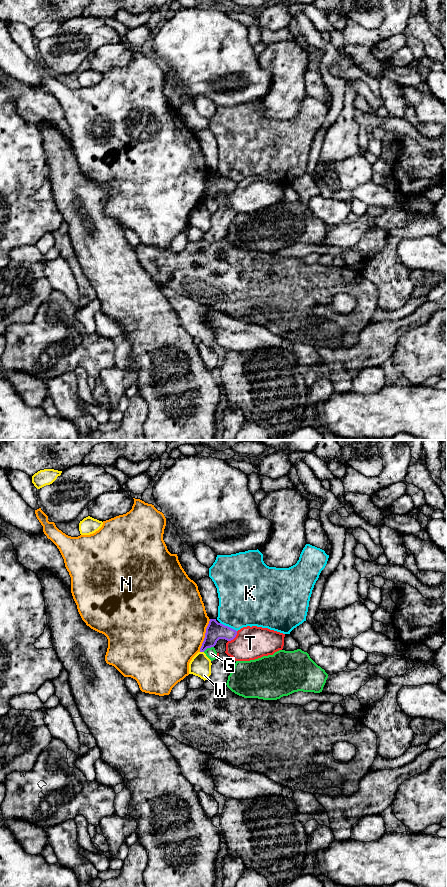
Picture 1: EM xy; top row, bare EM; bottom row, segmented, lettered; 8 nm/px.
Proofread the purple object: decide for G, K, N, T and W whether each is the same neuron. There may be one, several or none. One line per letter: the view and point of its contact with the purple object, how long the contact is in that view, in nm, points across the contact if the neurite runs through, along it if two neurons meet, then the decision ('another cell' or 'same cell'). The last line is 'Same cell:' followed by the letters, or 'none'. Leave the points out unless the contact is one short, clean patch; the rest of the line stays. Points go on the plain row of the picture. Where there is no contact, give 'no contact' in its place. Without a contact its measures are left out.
G: xy (208, 199) | 100 nm | along xy (213, 198), (207, 199), (203, 203) | another cell
K: xy (227, 178) | 150 nm | along xy (220, 174), (236, 183) | another cell
N: xy (205, 187) | 280 nm | another cell
T: xy (234, 189) | 120 nm | another cell
W: xy (202, 203) | 30 nm | another cell
Same cell: none

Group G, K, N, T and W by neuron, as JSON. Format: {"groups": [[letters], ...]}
{"groups": [["G"], ["K"], ["N"], ["T"], ["W"]]}

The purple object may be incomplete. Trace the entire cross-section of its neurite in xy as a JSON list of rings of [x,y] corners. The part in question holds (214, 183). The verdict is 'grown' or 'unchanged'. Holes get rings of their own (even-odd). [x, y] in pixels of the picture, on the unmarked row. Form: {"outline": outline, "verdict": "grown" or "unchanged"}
{"outline": [[[210,171],[200,204],[204,204],[207,200],[214,199],[219,191],[231,193],[236,189],[236,187],[236,182],[218,175],[216,171]]], "verdict": "unchanged"}

